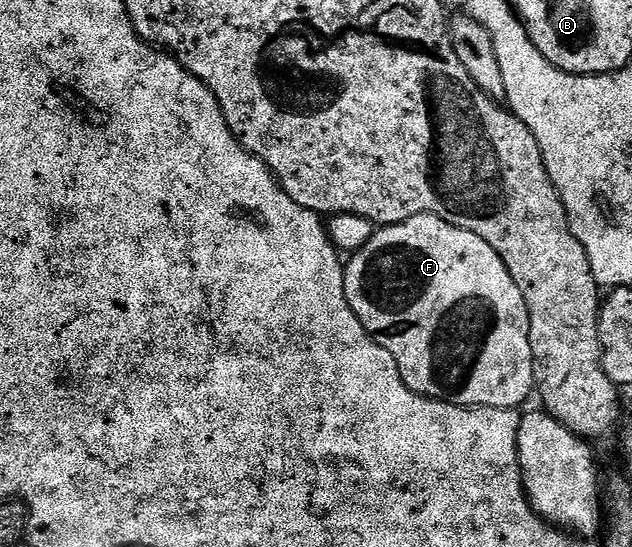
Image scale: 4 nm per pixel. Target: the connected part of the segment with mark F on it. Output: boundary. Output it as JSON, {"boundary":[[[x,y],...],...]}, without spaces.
{"boundary":[[[419,215],[373,230],[370,241],[351,252],[349,259],[344,269],[346,301],[366,333],[394,357],[409,389],[459,407],[523,408],[536,381],[530,353],[530,317],[522,289],[514,285],[502,257],[482,237],[458,229],[437,215]]]}

